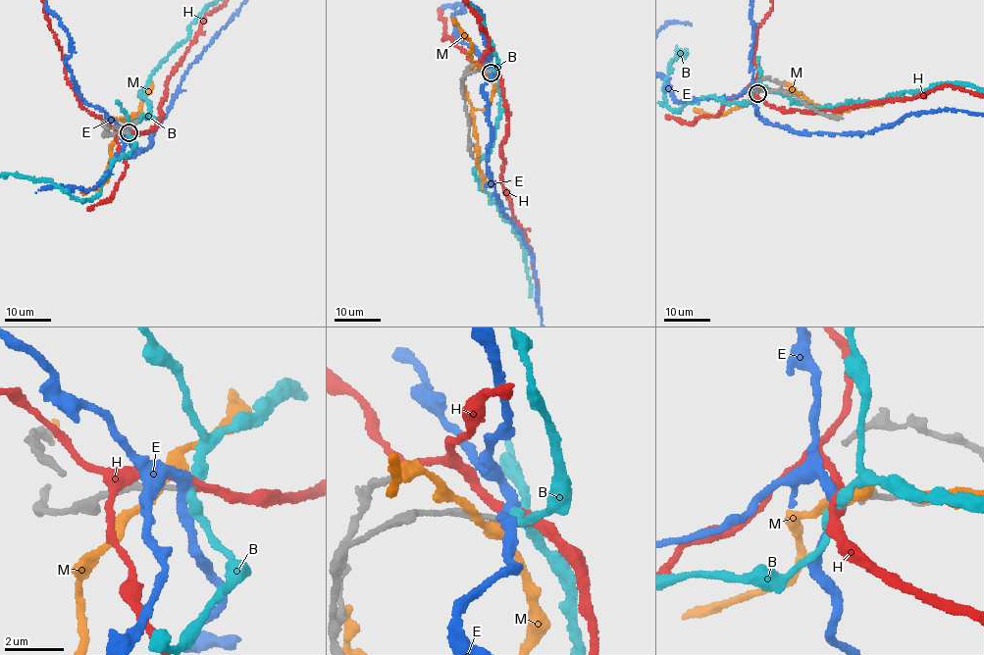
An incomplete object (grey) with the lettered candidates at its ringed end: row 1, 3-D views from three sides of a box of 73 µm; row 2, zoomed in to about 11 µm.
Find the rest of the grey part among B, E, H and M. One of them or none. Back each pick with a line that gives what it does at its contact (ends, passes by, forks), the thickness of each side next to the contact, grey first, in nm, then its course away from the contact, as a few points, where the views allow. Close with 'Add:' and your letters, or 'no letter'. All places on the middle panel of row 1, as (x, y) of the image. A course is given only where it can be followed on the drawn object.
H: it passes by; 180 nm thick on the grey side, 220 nm on the other
Add: H

